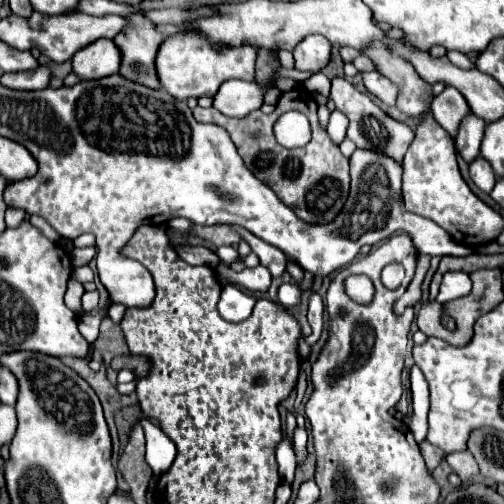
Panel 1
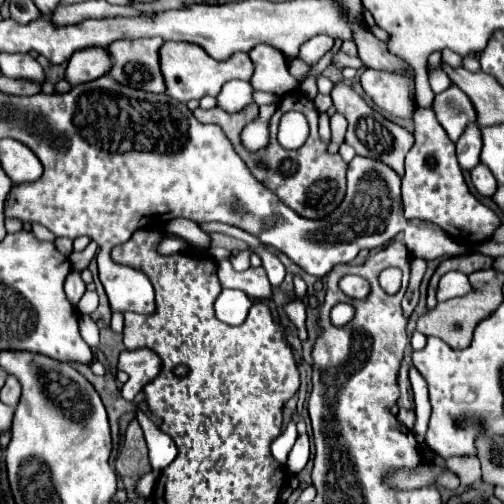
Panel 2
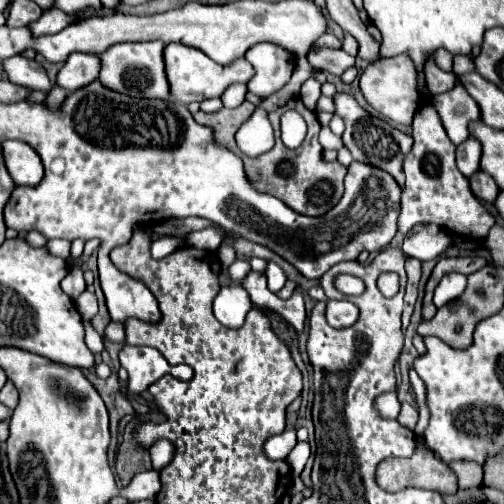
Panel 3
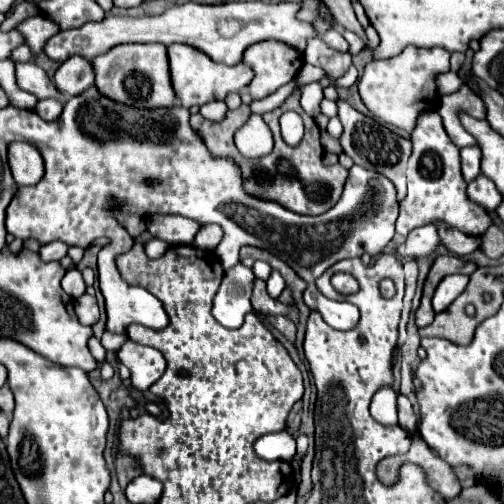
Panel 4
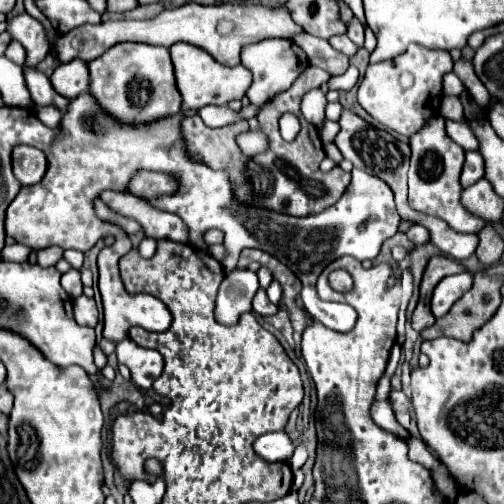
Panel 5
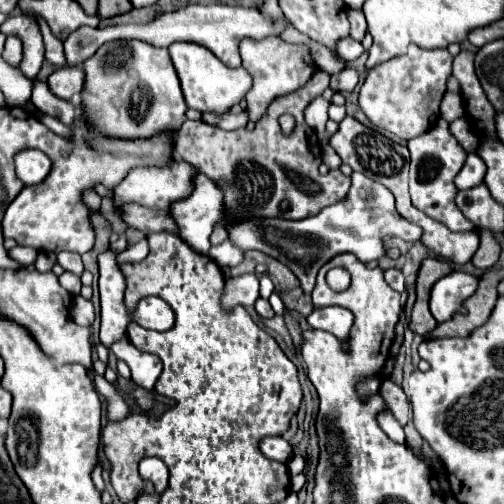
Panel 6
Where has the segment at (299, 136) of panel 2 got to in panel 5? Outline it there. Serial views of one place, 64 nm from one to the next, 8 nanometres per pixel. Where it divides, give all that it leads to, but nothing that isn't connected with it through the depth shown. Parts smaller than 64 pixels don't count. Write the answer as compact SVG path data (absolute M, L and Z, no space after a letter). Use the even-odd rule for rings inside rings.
M284 114L279 119L279 129L282 138L284 138L286 142L291 142L298 135L301 124L294 114Z

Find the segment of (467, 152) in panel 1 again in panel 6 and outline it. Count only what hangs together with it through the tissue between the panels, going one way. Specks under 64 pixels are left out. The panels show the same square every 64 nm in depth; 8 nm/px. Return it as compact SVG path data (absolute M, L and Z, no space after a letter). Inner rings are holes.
M470 152L466 158L466 164L462 166L462 170L456 176L456 188L458 190L474 188L484 182L484 174L486 174L484 160L476 152Z

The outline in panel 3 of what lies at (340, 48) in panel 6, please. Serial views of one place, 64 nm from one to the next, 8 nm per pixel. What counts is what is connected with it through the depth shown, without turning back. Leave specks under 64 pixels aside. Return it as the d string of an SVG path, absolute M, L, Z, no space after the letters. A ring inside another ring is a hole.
M326 32L326 34L322 34L322 36L310 46L308 52L312 52L312 48L340 48L340 46L342 46L342 42L340 42L332 32Z

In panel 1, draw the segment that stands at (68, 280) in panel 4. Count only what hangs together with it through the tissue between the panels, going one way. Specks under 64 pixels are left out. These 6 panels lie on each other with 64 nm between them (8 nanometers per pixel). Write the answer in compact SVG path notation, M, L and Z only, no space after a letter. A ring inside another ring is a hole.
M72 278L72 280L68 282L68 290L66 290L66 306L68 306L72 312L76 312L76 314L82 314L82 302L80 302L82 294L84 294L82 284Z

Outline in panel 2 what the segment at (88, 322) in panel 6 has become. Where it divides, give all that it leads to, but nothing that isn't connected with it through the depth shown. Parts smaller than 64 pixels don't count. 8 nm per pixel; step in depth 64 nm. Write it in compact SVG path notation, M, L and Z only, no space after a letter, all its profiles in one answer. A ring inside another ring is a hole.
M86 292L78 304L80 314L92 314L98 306L98 294L96 292Z

